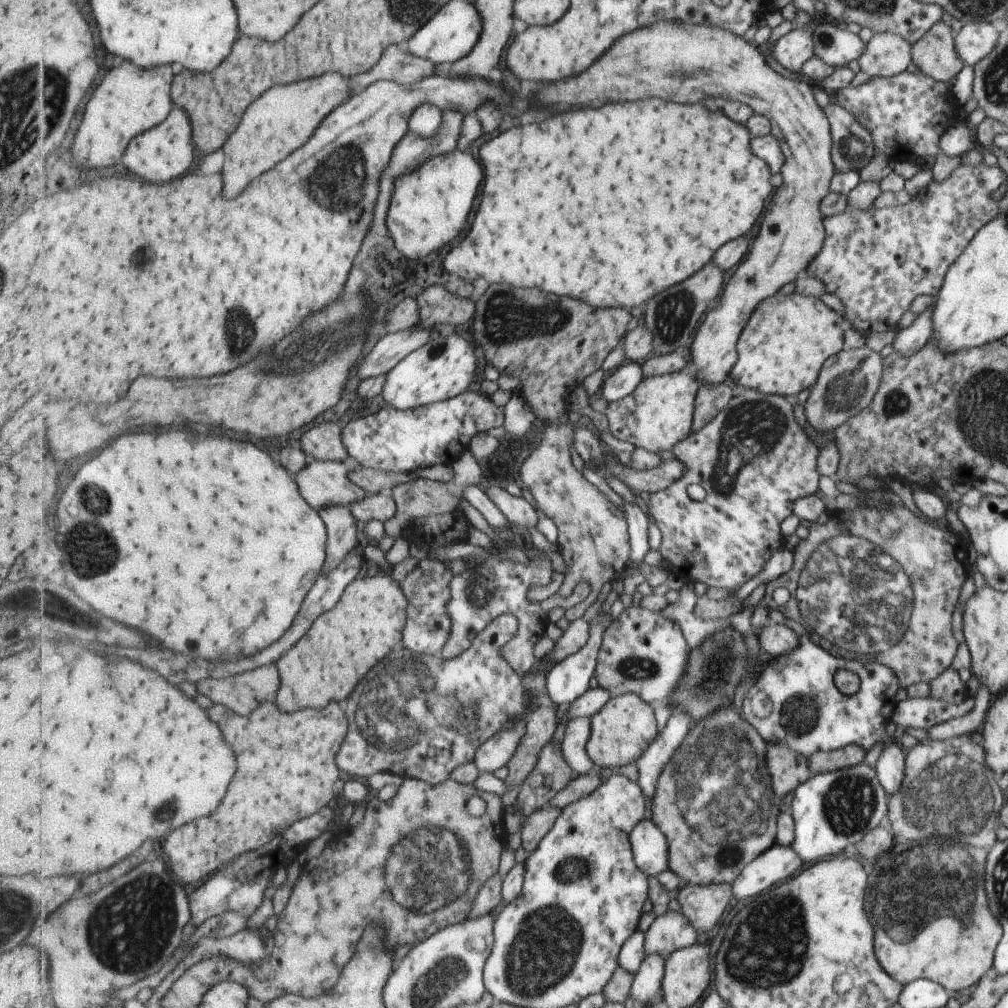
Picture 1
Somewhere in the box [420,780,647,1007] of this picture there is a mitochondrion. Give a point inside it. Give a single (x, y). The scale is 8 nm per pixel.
(545, 949)

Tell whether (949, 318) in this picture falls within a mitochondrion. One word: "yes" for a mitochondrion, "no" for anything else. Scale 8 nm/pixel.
no

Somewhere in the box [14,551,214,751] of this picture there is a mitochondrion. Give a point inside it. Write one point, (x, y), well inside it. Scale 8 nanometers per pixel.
(57, 601)

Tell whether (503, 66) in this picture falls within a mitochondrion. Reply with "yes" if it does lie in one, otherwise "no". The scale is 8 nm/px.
no

